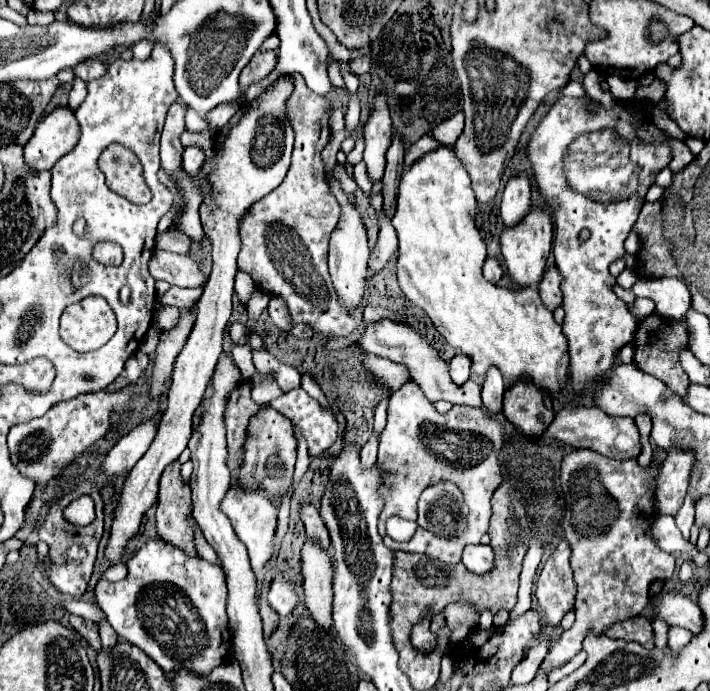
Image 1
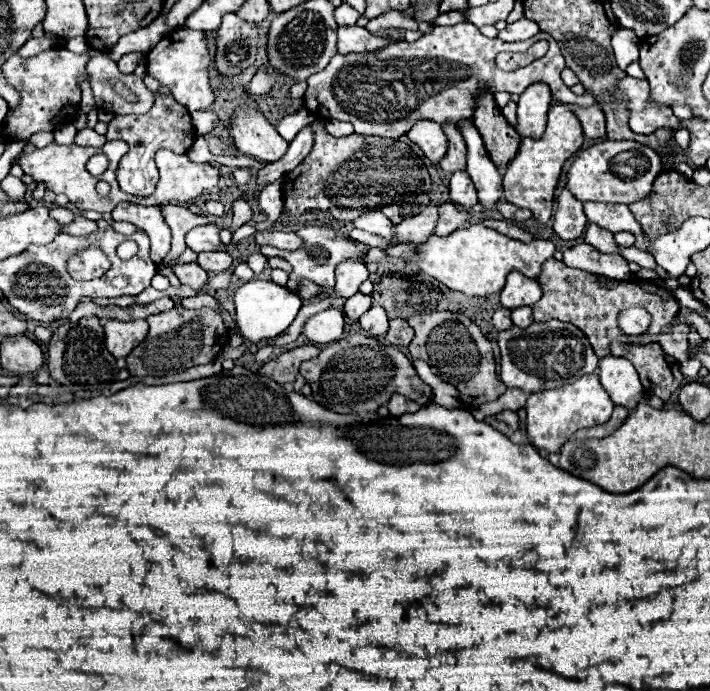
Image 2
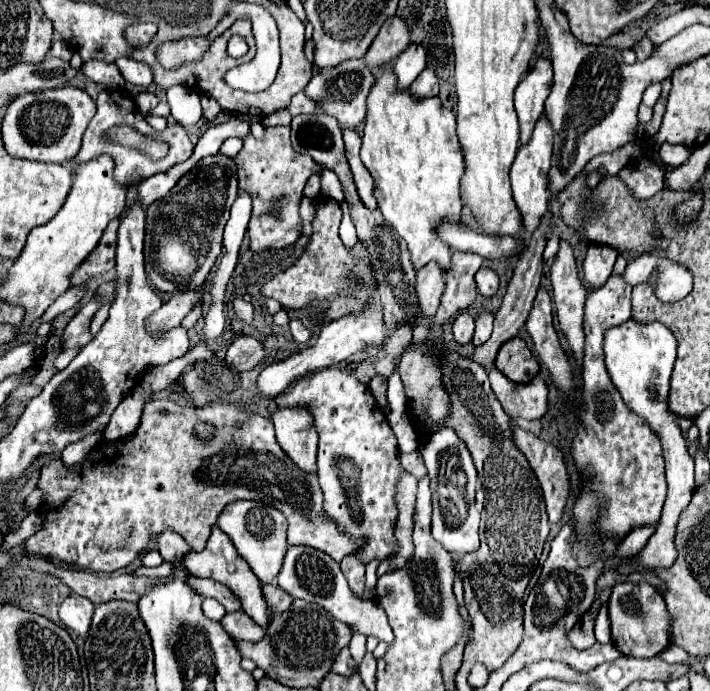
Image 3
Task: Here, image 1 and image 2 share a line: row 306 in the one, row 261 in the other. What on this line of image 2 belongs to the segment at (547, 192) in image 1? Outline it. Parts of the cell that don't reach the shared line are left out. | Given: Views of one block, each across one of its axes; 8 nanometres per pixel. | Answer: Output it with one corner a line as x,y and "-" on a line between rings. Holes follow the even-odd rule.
576,244
564,250
564,264
590,274
602,274
614,280
628,280
628,262
620,254
602,254
590,244

